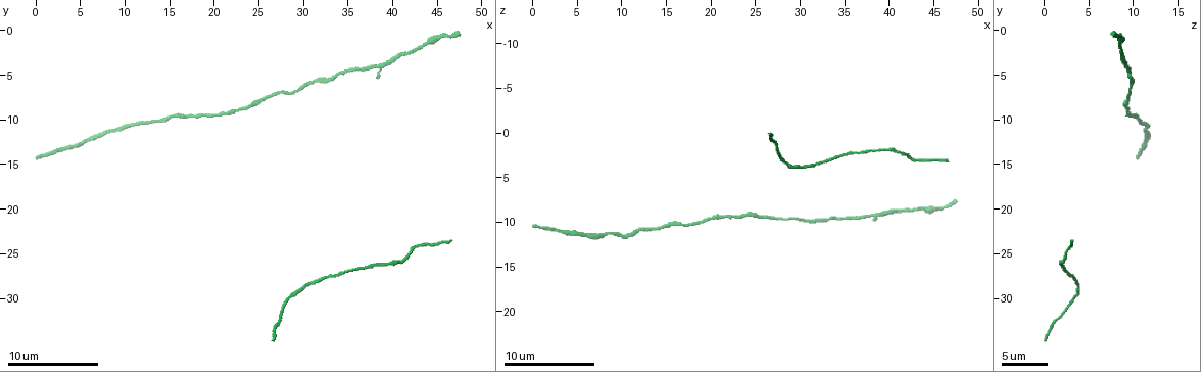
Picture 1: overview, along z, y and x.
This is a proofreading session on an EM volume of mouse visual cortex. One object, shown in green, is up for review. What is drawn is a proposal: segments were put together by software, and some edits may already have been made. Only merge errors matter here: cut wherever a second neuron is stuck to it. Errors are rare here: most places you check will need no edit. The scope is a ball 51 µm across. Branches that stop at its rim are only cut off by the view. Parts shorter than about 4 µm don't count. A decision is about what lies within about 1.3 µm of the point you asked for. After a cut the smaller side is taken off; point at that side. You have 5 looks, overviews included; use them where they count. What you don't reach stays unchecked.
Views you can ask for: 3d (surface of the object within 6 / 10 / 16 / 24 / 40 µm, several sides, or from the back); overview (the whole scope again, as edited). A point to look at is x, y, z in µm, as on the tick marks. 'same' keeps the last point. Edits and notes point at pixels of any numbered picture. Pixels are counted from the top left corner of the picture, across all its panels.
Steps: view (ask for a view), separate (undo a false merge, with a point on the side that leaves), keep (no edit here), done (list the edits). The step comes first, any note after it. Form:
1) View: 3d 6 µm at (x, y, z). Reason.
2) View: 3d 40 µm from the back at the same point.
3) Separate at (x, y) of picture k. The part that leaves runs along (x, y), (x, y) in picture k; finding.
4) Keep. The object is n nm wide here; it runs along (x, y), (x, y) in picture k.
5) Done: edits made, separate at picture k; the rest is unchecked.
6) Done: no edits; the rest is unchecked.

View: 3d 10 µm at (23.4, 8.8, 9.4).

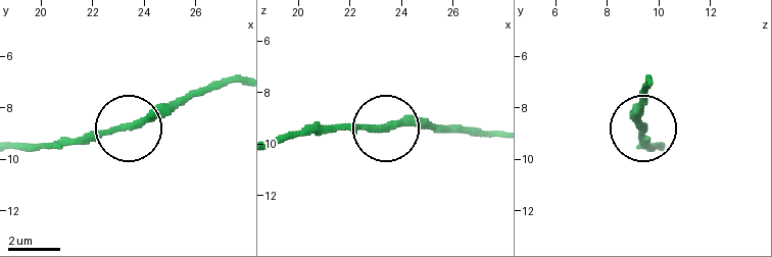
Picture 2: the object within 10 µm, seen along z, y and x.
View: 3d 6 µm at (23.4, 8.8, 9.4).

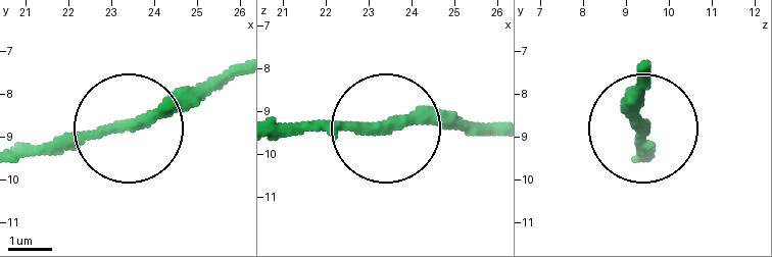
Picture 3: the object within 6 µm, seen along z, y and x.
Keep. It runs along (496, 137), (281, 125) in picture 3; continuous, no second neuron.

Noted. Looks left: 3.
View: 3d 6 µm at (14.8, 10.0, 10.2). Thick turns thin.

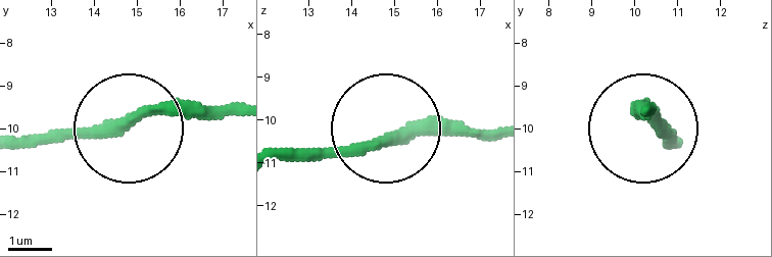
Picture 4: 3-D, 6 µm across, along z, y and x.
Keep. The object is 260 nm wide here; it runs along (492, 132), (276, 146) in picture 4; continuous, no second neuron.

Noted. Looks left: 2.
View: 3d 16 µm at (7.6, 11.2, 11.8). Sudden change in width.

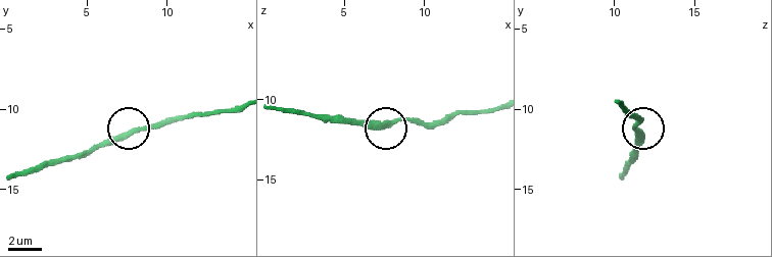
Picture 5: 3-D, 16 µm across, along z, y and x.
View: 3d 6 µm at (7.8, 11.3, 11.4).

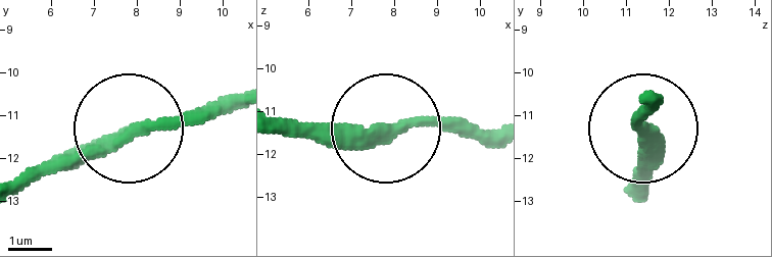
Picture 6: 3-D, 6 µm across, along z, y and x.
Keep. It runs along (642, 99), (642, 194) in picture 6; one neuron here.

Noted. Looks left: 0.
Done: no edits; the rest is unchecked.

